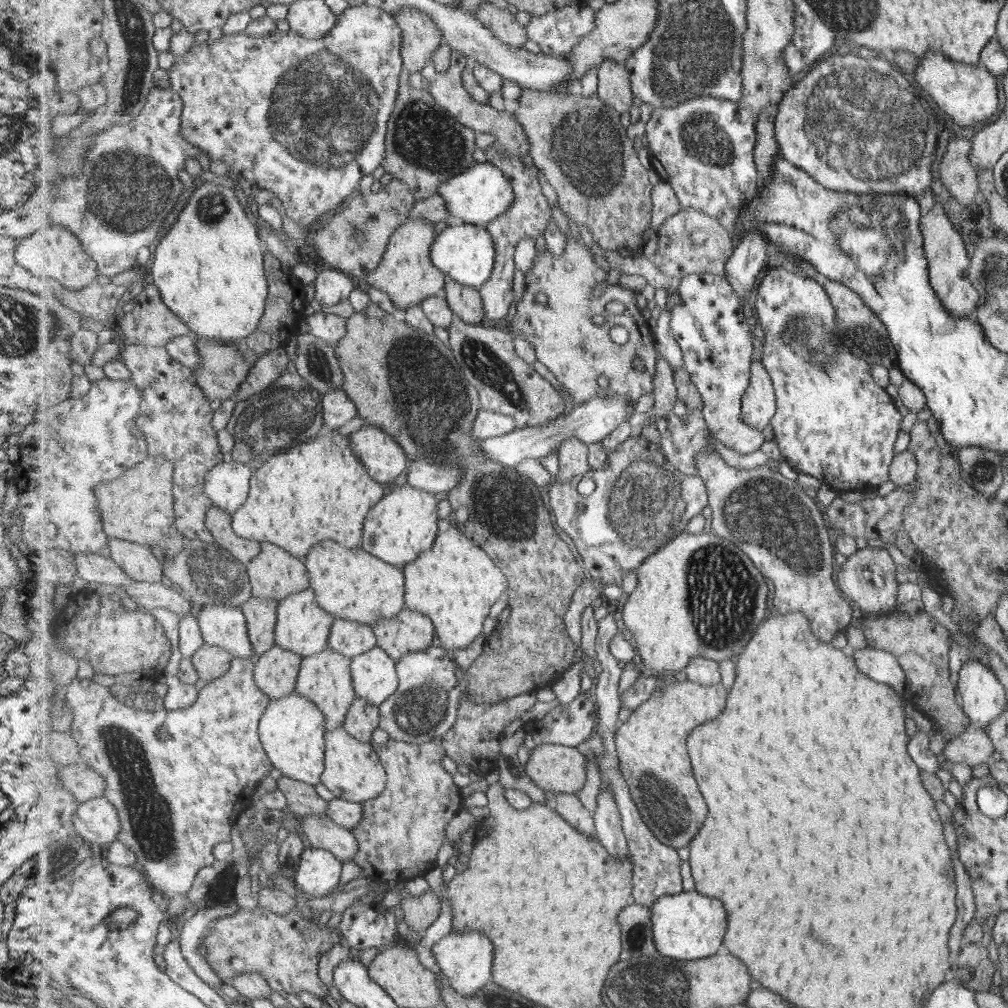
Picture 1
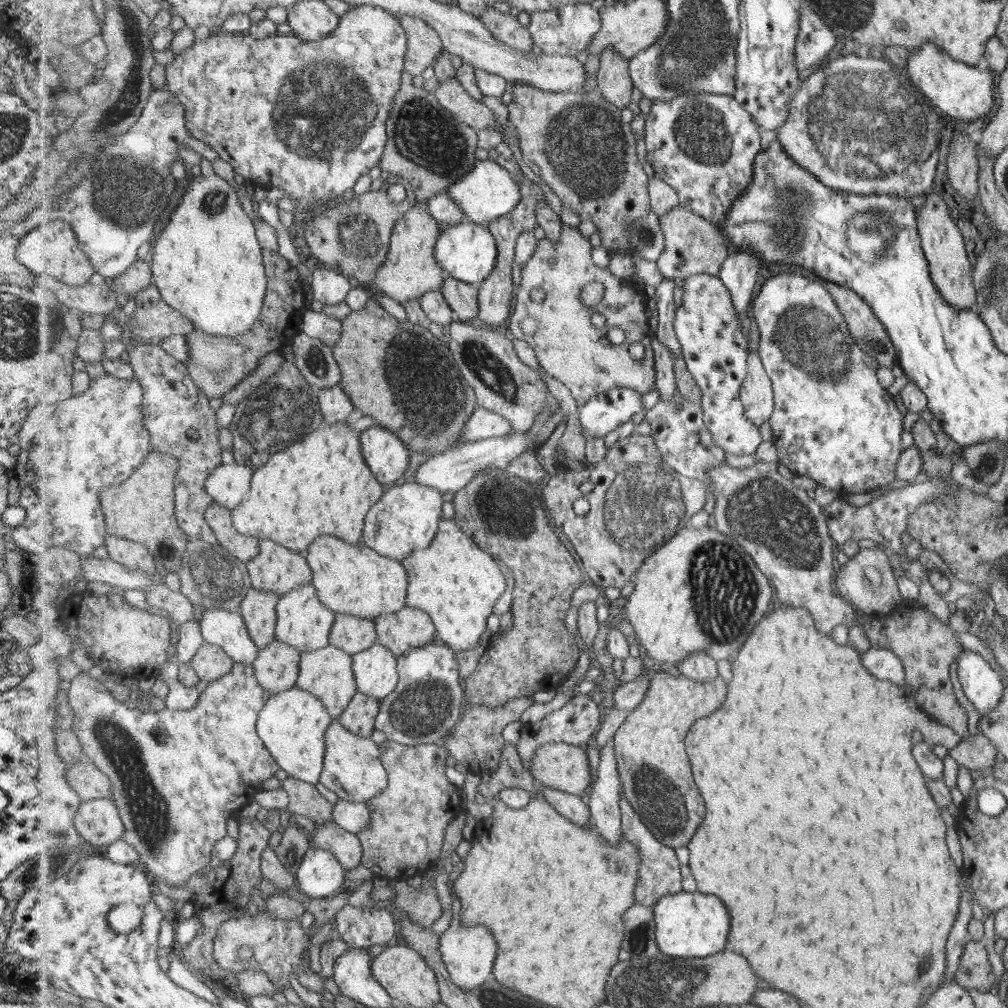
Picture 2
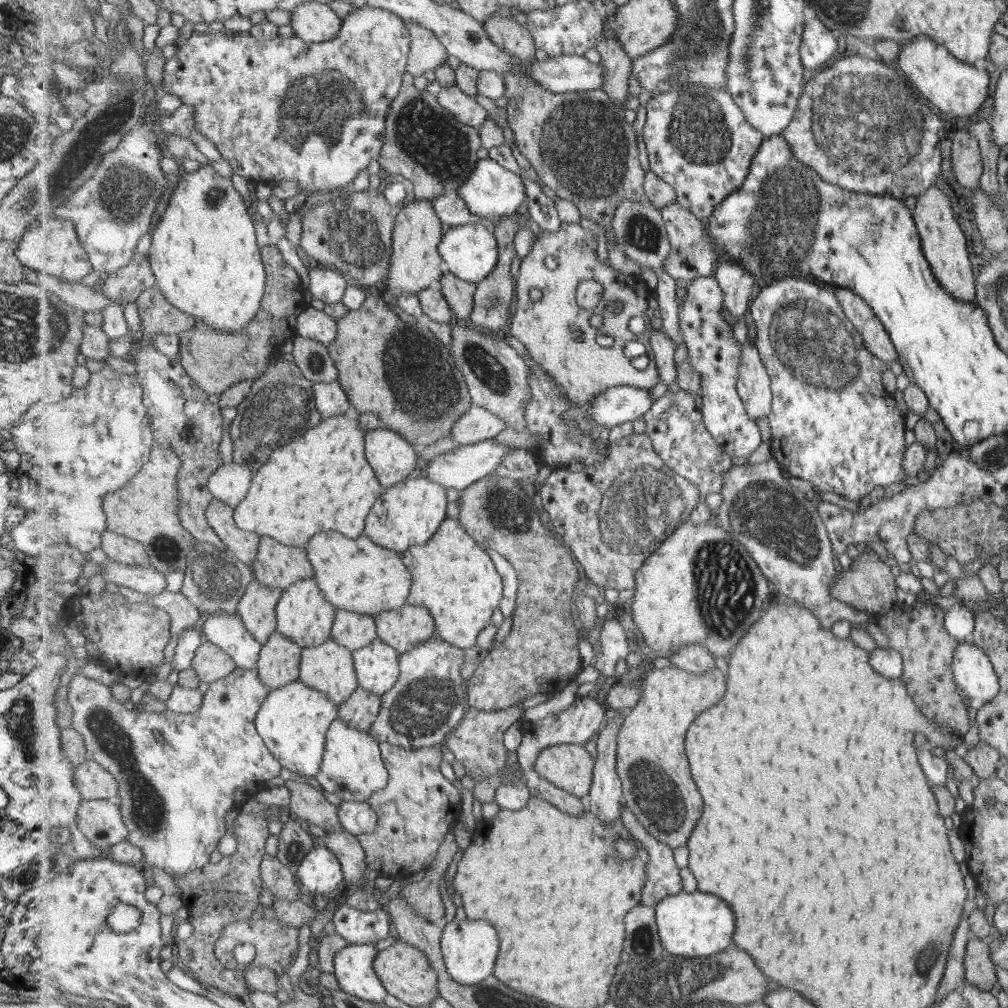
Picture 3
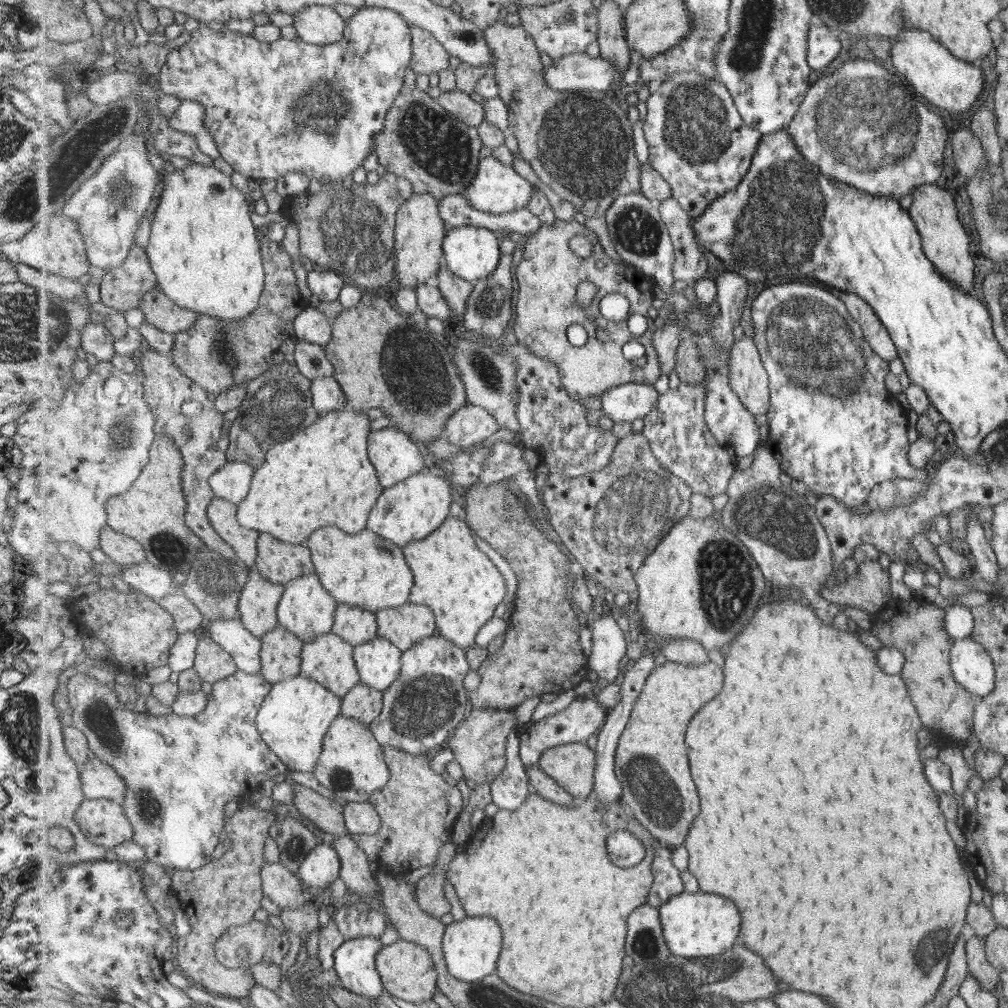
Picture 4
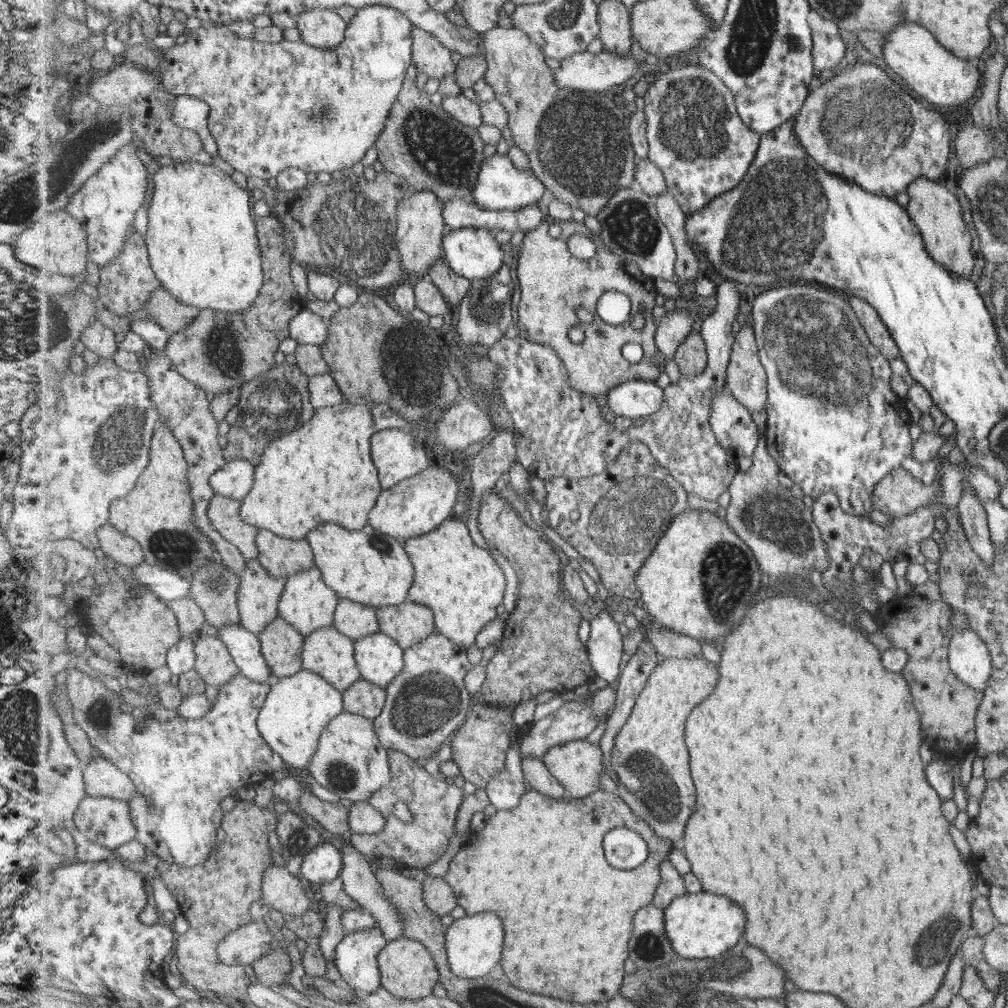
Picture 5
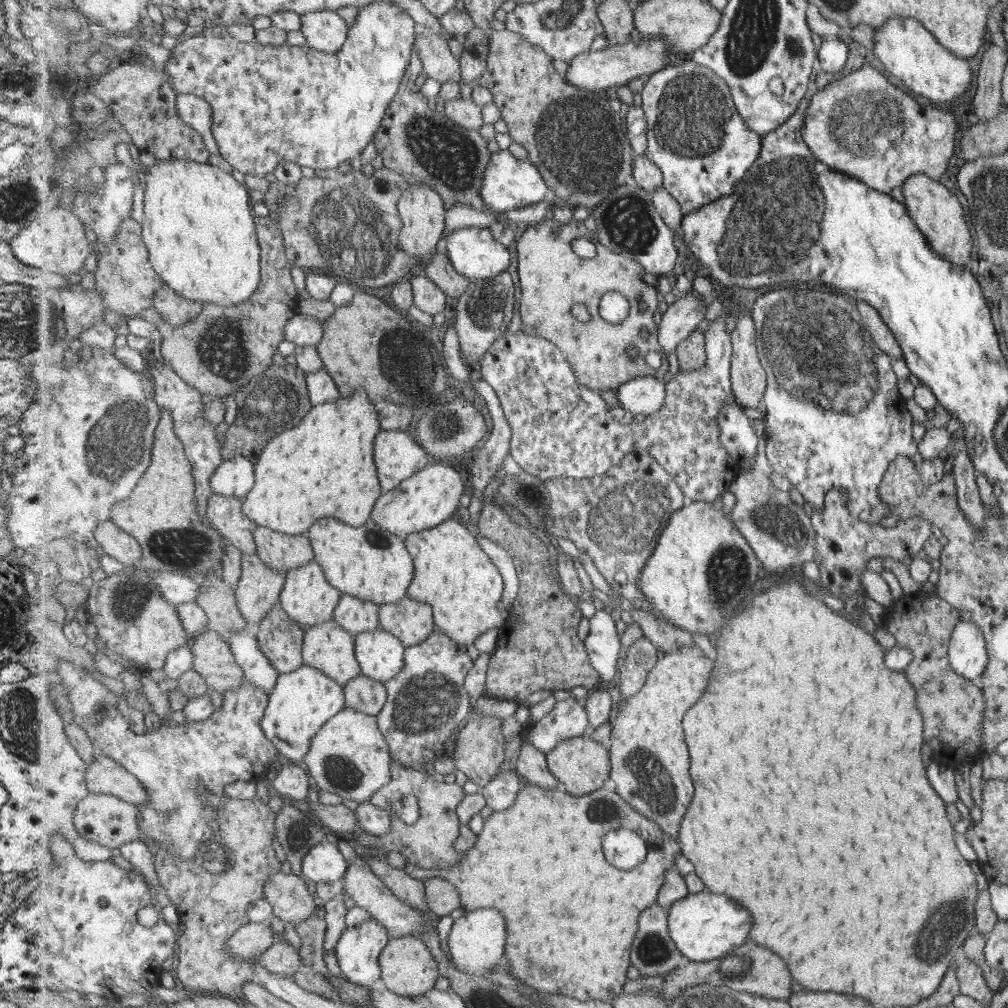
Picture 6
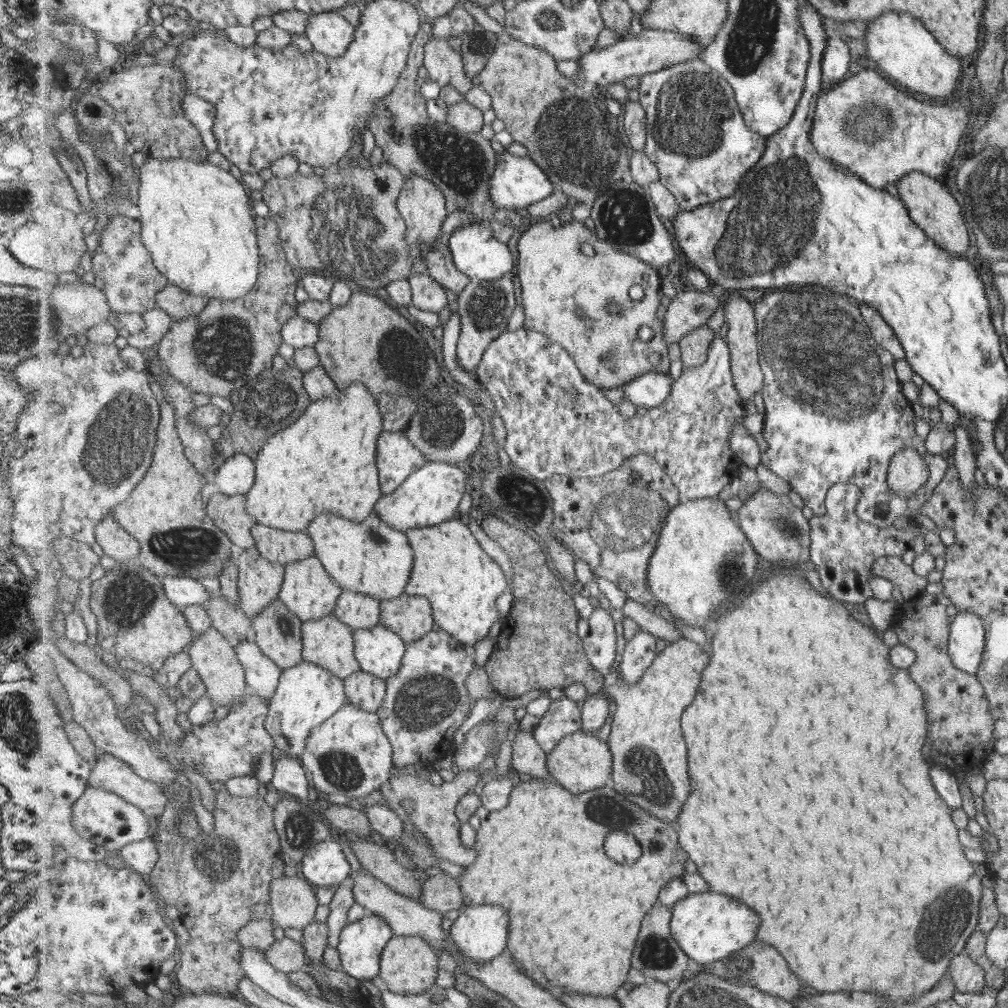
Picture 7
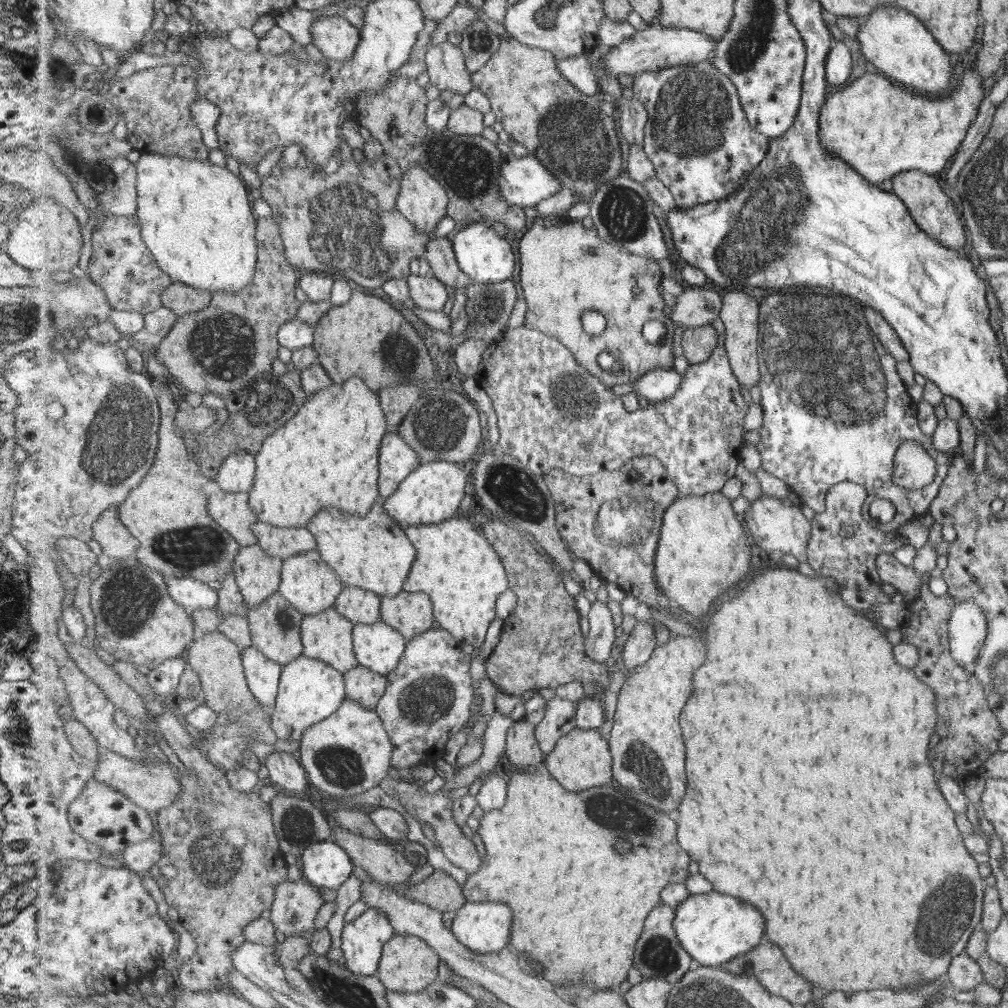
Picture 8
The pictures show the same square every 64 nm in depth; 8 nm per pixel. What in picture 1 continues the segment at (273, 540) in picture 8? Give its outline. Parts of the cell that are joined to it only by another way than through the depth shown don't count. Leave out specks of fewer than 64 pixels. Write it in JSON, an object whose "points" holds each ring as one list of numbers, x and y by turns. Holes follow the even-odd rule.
{"points":[[262,543,262,552,258,554,249,564,248,580,252,586,252,594,259,598,277,599,278,602,290,596,290,594,307,590,311,587,310,572,305,563,305,559,297,558,283,550,281,546,275,546,275,543]]}

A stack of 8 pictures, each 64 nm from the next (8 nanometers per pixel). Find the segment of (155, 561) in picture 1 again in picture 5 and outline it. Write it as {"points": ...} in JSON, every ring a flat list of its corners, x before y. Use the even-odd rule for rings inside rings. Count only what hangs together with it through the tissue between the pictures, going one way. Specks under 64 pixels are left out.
{"points":[[115,525,101,526,98,530,98,539,105,556,116,563,133,567,146,560,142,544,132,536,119,532]]}

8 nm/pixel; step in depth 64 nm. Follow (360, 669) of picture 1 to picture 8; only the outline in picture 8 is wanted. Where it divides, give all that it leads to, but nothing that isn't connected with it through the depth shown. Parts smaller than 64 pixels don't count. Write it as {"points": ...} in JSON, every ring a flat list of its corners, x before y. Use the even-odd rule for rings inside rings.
{"points":[[382,620,354,626,354,652,358,662,386,677,399,666,408,642]]}

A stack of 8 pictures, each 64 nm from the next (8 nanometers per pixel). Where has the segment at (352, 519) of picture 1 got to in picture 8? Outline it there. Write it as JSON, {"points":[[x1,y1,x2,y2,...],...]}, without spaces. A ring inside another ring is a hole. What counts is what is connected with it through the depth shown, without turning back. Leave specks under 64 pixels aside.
{"points":[[355,375,343,384,333,383,327,388,318,390,310,395,305,405,301,406,299,412,291,417,291,420,281,426,281,430,277,429,273,434,265,438,262,449,256,456,256,479,254,487,250,492,250,505,258,514,258,518,266,523,278,527,307,527,309,520,325,506,337,506,341,510,351,513,352,515,365,516,380,496,380,453,382,450,382,440,389,432,387,428,387,415,382,407,382,400,378,392,373,390,361,377]]}

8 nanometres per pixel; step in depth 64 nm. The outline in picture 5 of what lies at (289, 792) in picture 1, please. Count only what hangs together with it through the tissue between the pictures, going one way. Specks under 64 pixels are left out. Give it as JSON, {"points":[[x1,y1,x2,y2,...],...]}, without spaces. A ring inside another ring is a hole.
{"points":[[305,788,302,797,298,801,307,814,311,815,334,836,342,838,351,836,349,808,343,808,339,803,320,800]]}

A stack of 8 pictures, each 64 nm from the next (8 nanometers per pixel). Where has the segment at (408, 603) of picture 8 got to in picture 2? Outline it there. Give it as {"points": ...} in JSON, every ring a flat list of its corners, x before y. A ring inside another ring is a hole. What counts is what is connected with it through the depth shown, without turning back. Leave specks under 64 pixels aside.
{"points":[[407,604,399,612,379,616,375,624,378,642,396,657,437,640,431,616,425,610]]}

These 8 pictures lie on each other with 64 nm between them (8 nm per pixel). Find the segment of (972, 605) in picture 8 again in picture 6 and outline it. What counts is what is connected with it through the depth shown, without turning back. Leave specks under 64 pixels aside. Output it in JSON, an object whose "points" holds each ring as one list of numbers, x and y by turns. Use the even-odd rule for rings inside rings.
{"points":[[959,618,950,634,947,658,955,674,969,682,979,680,989,661,989,652,979,627]]}

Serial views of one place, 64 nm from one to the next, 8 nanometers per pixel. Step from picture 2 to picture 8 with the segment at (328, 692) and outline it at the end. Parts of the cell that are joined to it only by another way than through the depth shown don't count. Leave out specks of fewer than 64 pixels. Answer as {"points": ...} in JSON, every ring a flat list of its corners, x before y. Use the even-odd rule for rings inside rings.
{"points":[[336,606,321,612,321,614,305,616,302,623,303,655,307,658,321,660,346,675,348,670,355,669,360,665,354,652,354,626,349,618,345,618,343,614,337,612]]}

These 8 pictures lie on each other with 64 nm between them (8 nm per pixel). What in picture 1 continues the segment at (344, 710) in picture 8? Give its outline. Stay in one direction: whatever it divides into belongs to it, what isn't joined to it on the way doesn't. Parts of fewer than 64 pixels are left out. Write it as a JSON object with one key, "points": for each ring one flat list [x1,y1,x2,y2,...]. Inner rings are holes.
{"points":[[344,726,326,733,326,769,322,774,322,784,333,792,335,798,365,803,386,789,388,774,373,745,356,739]]}

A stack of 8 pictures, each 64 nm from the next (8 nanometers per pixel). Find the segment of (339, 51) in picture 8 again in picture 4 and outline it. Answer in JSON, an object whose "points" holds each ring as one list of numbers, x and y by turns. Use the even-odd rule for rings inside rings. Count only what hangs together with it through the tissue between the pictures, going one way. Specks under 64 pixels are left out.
{"points":[[311,5,294,15,294,28,305,42,315,45,343,40,347,21,335,6]]}

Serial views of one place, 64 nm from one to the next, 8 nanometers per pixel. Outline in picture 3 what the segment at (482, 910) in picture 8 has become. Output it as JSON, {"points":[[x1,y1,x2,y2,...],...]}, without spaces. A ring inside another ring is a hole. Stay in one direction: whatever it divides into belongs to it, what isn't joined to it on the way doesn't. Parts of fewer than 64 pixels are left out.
{"points":[[466,918,464,921,442,922,442,953,446,961,448,973,463,985,479,984,494,974,501,942,499,932,489,920]]}

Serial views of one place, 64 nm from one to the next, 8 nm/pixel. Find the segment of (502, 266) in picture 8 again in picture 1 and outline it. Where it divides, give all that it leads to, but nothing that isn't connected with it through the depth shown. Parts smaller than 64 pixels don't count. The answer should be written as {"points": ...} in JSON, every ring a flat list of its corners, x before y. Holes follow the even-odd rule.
{"points":[[465,222,448,223,448,226,436,237,432,246,432,259,435,268,439,268,448,280,479,290,491,279,495,269,496,257,497,250,494,238,487,226]]}

